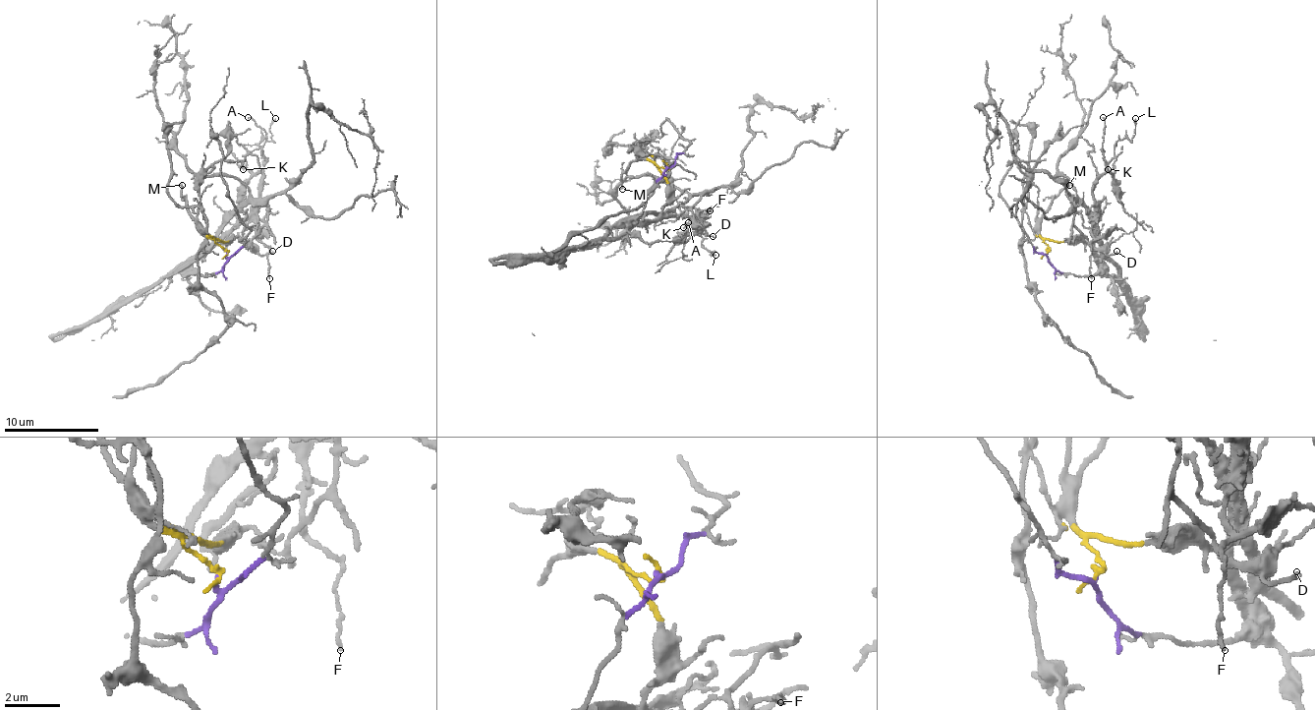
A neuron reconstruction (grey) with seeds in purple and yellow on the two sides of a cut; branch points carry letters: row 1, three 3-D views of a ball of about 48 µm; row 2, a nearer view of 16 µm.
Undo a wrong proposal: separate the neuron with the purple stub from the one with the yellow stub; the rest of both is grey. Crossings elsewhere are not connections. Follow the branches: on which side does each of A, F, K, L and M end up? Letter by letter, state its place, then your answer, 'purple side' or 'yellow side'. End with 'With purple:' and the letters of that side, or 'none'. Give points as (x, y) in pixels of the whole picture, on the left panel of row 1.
A: (248, 117) | yellow side
F: (269, 278) | yellow side
K: (243, 169) | yellow side
L: (275, 118) | yellow side
M: (182, 185) | yellow side
With purple: none

